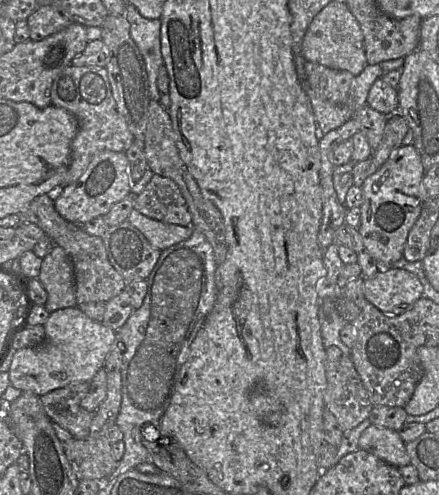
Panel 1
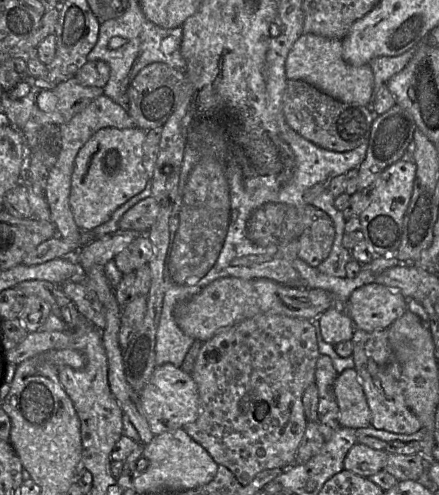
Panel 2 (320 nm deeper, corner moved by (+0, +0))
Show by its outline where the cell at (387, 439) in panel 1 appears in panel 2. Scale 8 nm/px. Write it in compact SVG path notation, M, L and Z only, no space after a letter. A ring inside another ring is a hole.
M357 442L345 457L344 469L368 478L384 470L388 455L385 449L376 450Z

